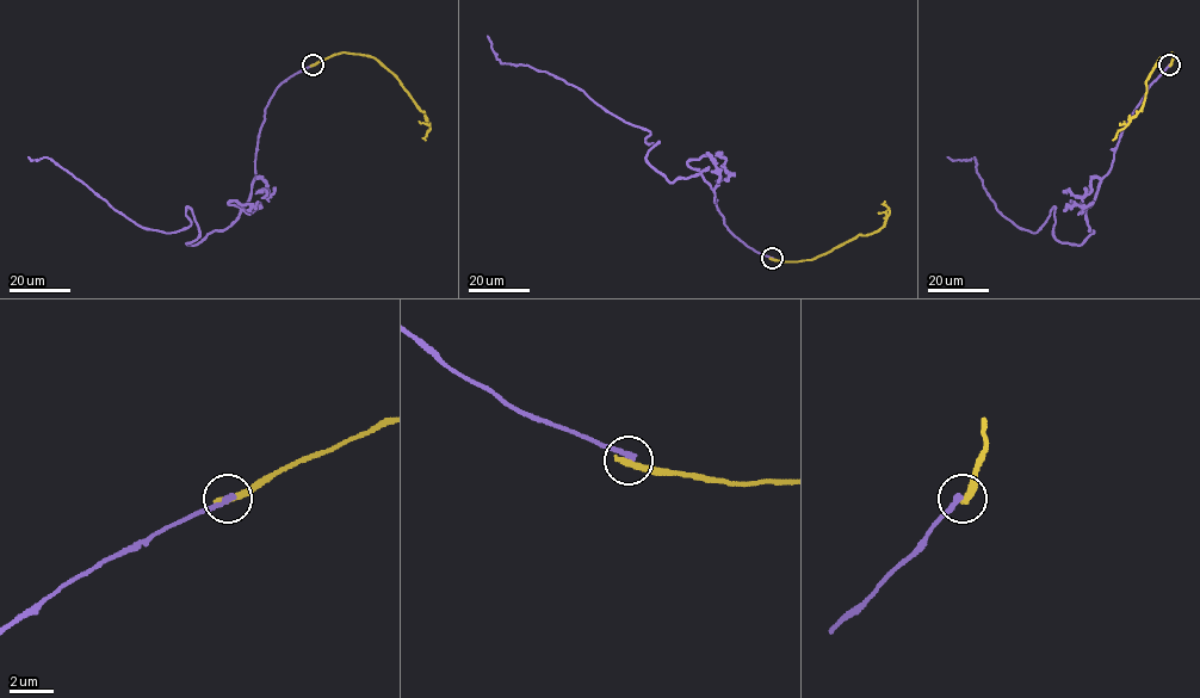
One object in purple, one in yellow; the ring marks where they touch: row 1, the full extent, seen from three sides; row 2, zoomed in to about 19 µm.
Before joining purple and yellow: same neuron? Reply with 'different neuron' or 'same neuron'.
different neuron

